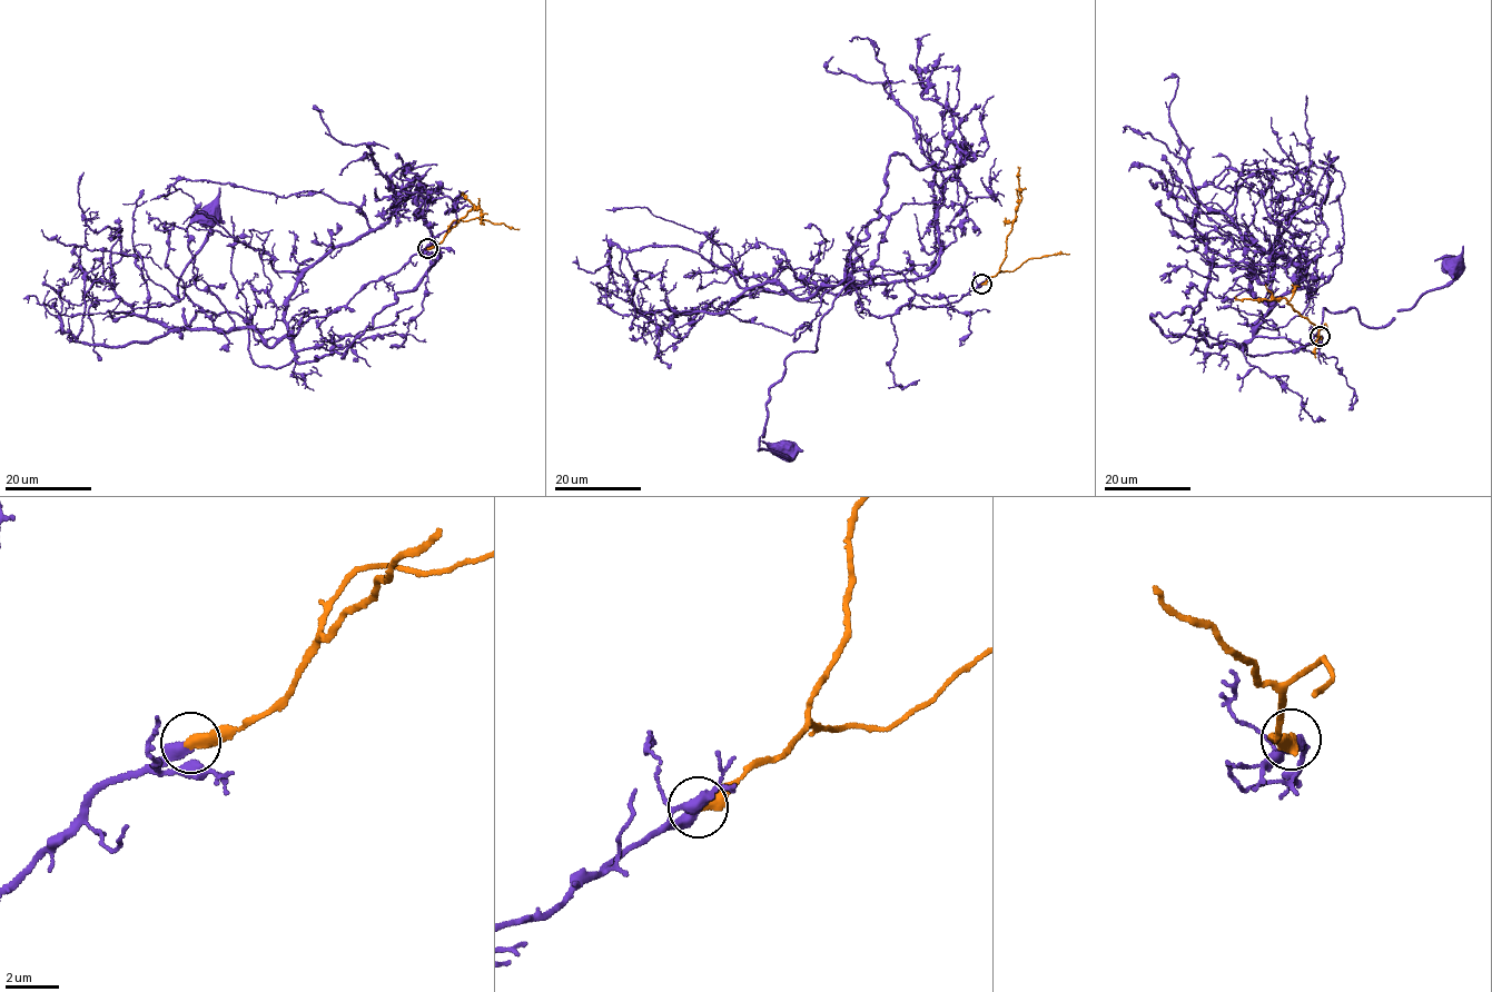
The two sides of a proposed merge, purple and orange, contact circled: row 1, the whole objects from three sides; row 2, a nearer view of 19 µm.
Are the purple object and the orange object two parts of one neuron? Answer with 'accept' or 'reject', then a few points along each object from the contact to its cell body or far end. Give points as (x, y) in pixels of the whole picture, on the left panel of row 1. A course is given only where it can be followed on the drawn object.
accept; purple runs (426, 248), (303, 323), (274, 368), (255, 365), (236, 314), (187, 326), (177, 286), (209, 212); orange runs (426, 248), (436, 246), (474, 205), (482, 209), (484, 225)

